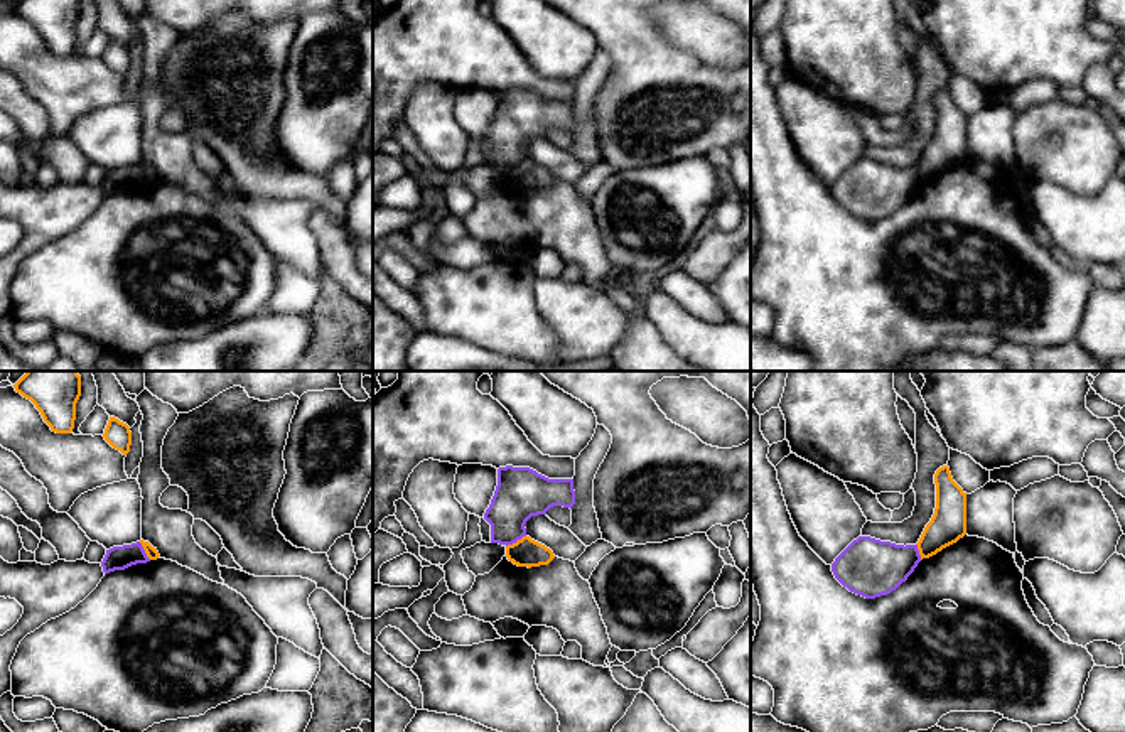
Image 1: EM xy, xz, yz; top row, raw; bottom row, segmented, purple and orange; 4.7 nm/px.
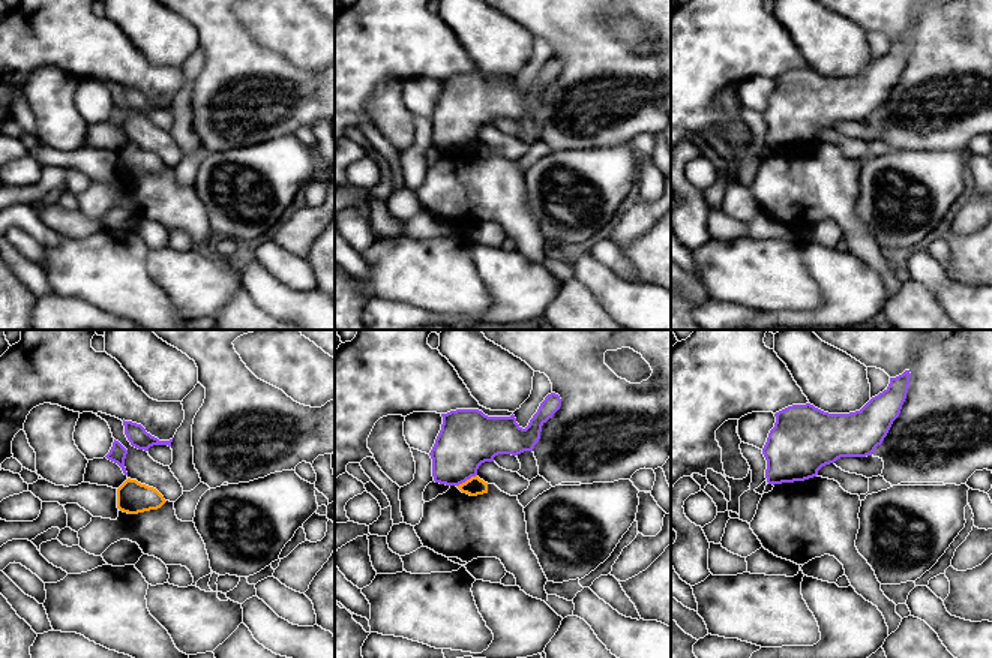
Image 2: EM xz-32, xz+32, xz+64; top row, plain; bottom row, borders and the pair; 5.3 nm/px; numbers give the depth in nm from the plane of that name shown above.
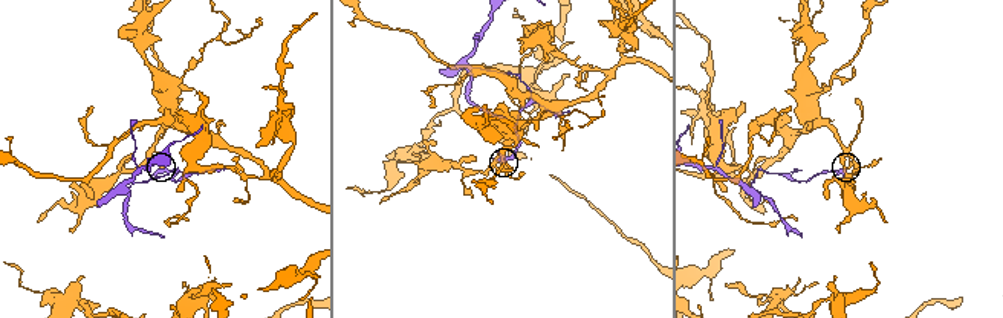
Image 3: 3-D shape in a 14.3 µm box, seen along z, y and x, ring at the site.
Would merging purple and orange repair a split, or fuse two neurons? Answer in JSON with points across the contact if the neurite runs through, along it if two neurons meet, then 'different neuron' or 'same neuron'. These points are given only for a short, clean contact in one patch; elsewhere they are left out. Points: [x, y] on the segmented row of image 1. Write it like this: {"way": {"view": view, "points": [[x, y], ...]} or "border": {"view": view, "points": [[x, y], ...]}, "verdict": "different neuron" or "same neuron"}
{"border": {"view": "xz", "points": [[525, 535], [506, 547]]}, "verdict": "different neuron"}

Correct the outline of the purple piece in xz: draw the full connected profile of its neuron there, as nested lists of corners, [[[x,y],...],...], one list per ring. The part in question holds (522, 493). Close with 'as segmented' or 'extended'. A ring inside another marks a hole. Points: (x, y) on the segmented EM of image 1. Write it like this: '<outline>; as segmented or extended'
[[[499,467],[498,486],[484,519],[491,525],[491,543],[513,545],[526,536],[526,521],[531,516],[546,514],[553,506],[570,508],[575,504],[573,479],[548,479],[530,467]]]; as segmented

